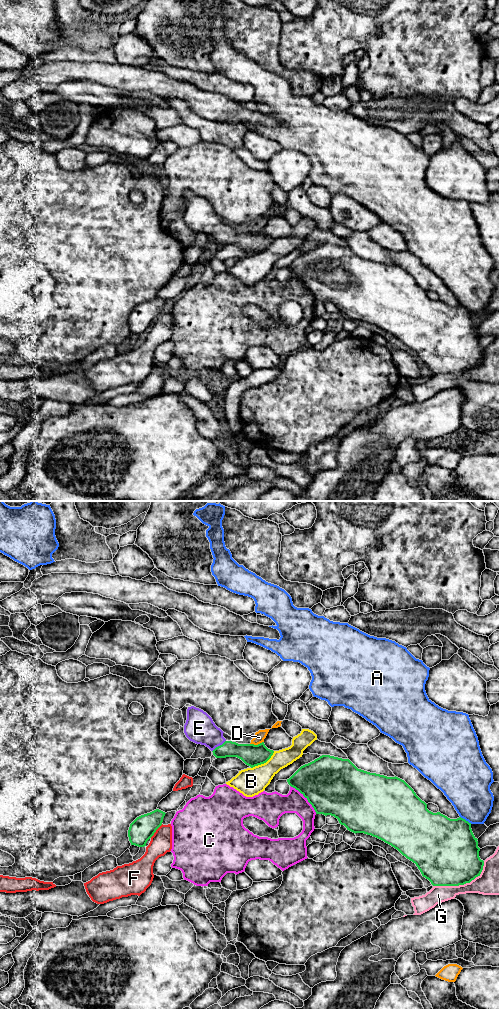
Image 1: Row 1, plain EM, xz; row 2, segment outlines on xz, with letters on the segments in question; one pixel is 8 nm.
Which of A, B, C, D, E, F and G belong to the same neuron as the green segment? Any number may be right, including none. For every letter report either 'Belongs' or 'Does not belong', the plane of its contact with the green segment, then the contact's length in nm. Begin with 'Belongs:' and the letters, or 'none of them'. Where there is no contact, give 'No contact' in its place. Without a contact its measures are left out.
Belongs: E
A: Does not belong. Touches green in xz. Shared border 110 nm
B: Does not belong. Touches green in xz. Shared border 240 nm
C: Does not belong. Touches green in xz. Shared border 320 nm
D: Does not belong. Touches green in xz. Shared border 110 nm
E: Belongs. Touches green in xz. Shared border 140 nm
F: Does not belong. Touches green in xz. Shared border 150 nm
G: Does not belong. Touches green in xz. Shared border 460 nm

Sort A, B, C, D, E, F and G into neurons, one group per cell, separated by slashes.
A / B / C / D / E / F / G

